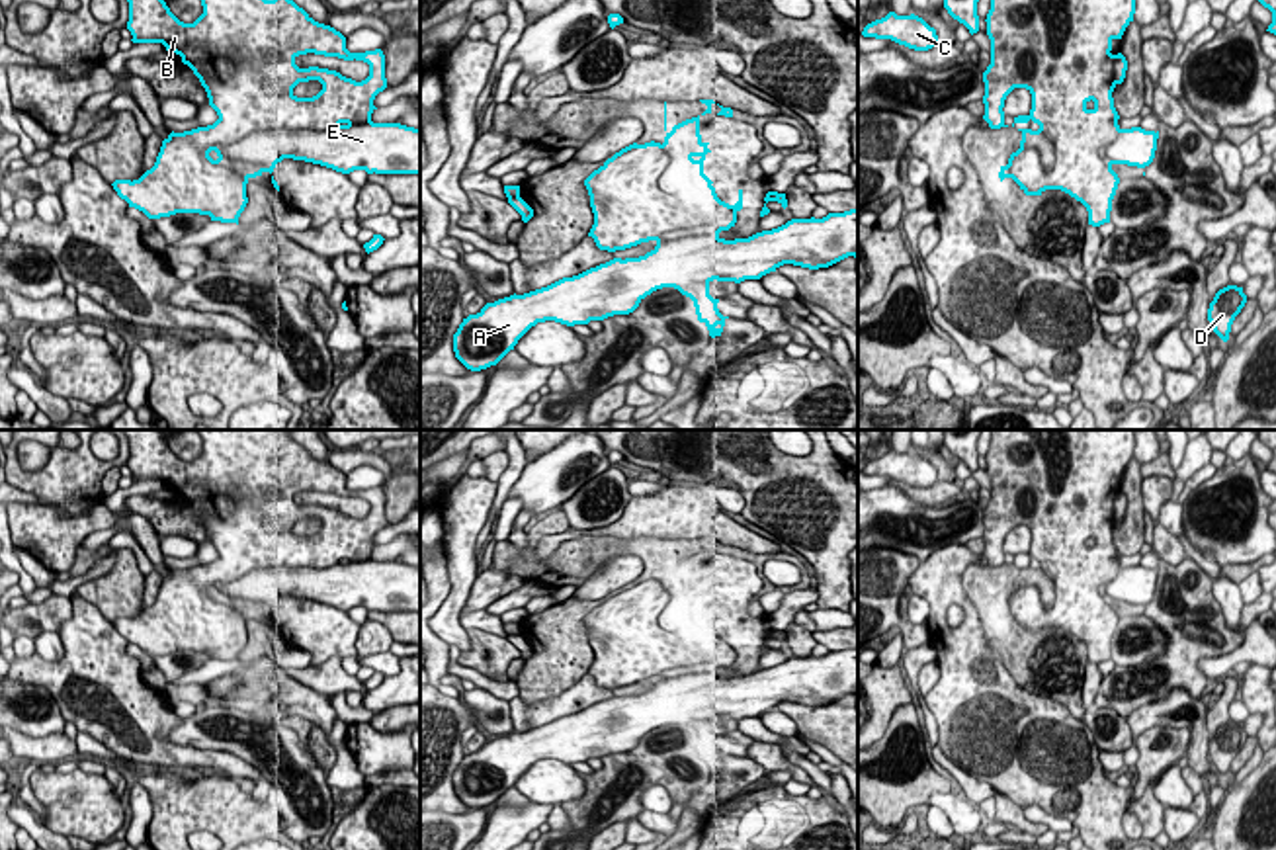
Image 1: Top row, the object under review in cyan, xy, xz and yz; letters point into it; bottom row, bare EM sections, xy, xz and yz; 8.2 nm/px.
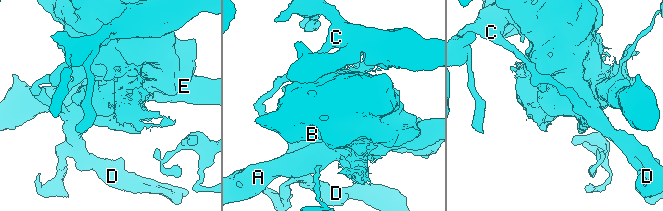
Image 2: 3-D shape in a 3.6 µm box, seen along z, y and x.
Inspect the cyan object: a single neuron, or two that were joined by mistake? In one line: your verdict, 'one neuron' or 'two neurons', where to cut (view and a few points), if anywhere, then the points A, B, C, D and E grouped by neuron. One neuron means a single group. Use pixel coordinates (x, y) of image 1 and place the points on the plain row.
two neurons; cut in xy along (339, 561), (327, 567), (256, 567), (229, 581), (219, 591); A C E / B D

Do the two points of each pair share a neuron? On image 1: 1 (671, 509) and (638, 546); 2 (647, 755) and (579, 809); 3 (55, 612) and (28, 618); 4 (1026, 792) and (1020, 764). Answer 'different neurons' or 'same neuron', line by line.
1: different neurons
2: same neuron
3: same neuron
4: same neuron

